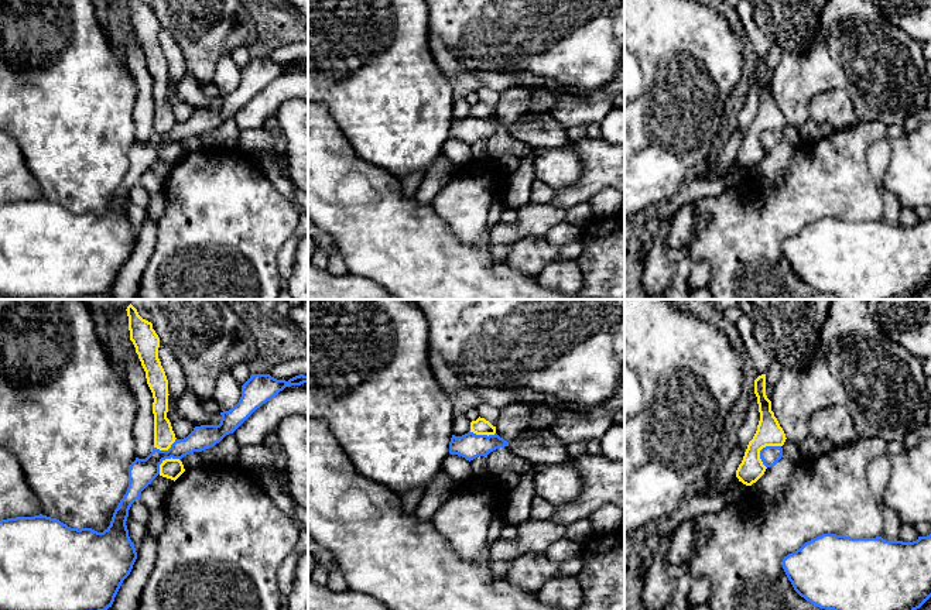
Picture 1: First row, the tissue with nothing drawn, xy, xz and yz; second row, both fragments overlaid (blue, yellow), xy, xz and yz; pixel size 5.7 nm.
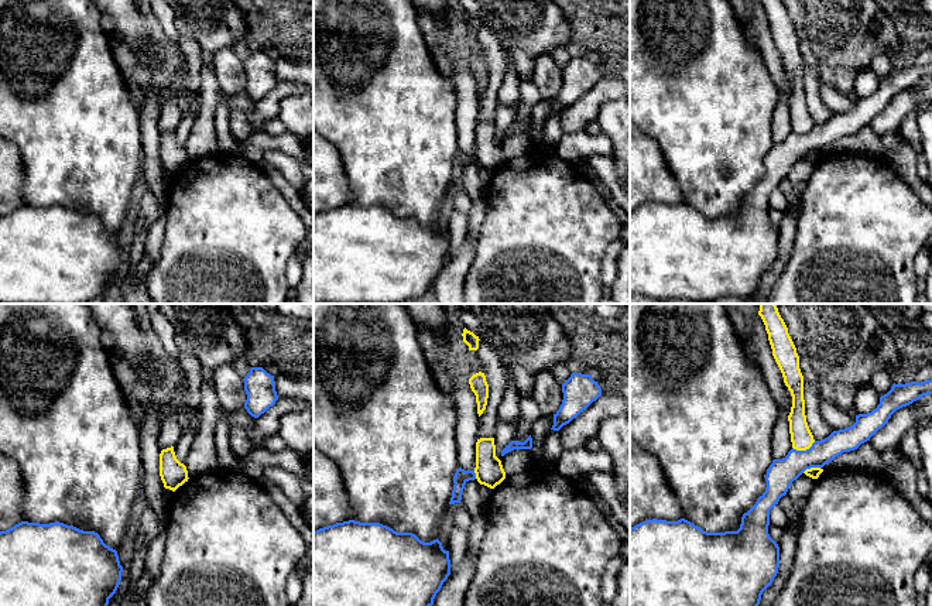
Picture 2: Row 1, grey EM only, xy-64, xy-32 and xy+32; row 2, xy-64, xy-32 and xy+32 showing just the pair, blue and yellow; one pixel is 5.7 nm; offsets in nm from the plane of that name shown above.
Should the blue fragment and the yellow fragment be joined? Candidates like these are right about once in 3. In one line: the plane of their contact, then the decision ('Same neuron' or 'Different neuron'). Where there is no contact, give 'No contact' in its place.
Touches blue in yz. Different neuron

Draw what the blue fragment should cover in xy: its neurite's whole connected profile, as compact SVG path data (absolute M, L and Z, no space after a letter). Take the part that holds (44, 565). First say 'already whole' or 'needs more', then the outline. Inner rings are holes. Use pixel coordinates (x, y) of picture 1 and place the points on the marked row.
already whole | M251 374L242 385L239 402L220 412L219 425L201 425L184 439L175 439L168 450L153 448L146 459L130 465L129 487L113 513L110 525L97 532L92 528L71 528L47 515L16 517L0 521L0 610L107 610L130 575L137 559L136 548L126 525L129 510L141 491L160 474L165 459L182 459L219 443L233 433L257 408L274 398L285 387L308 383L308 376L300 374L288 381L270 374Z

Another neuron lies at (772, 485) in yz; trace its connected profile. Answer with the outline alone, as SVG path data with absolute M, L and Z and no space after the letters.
M785 439L781 459L771 467L749 490L753 496L767 503L778 500L787 489L790 476L795 463L801 459L800 445Z

